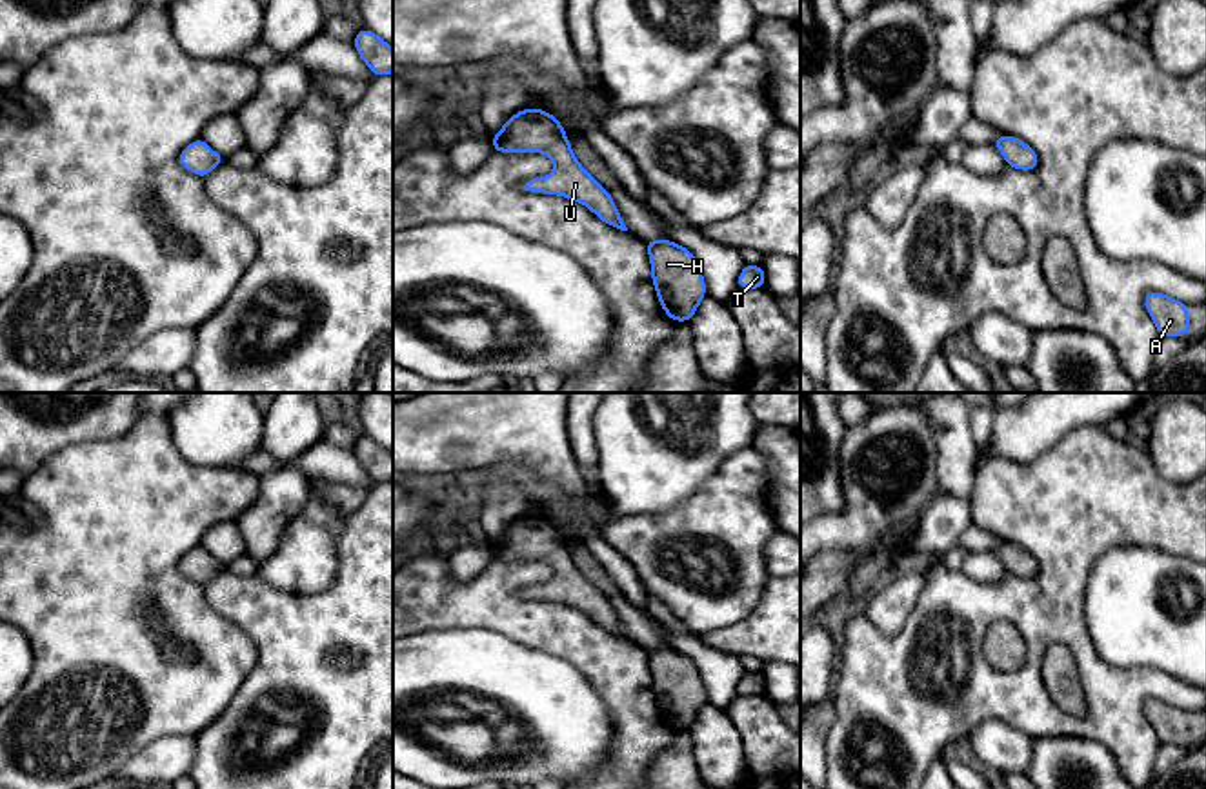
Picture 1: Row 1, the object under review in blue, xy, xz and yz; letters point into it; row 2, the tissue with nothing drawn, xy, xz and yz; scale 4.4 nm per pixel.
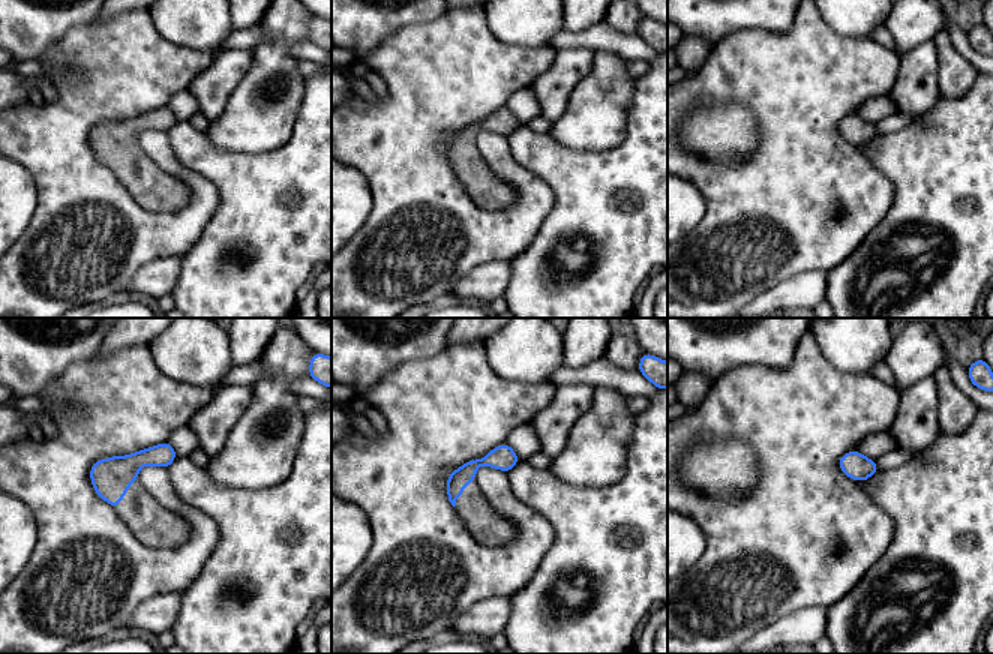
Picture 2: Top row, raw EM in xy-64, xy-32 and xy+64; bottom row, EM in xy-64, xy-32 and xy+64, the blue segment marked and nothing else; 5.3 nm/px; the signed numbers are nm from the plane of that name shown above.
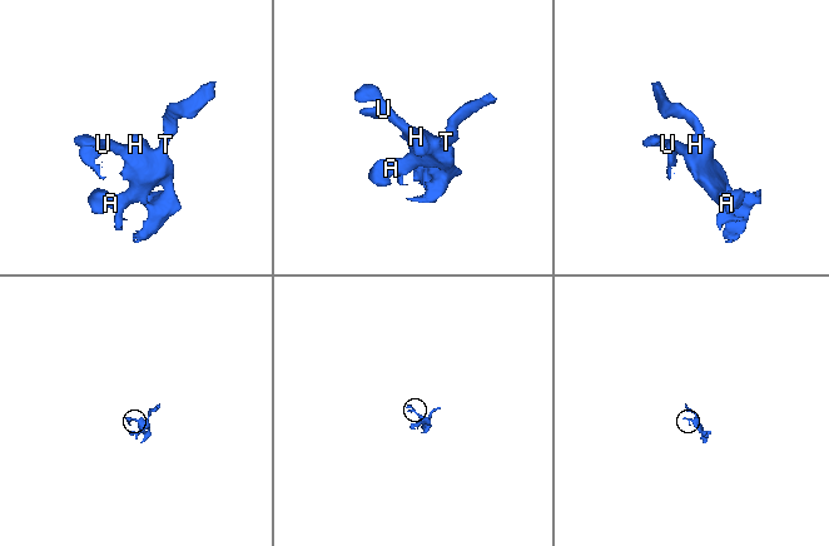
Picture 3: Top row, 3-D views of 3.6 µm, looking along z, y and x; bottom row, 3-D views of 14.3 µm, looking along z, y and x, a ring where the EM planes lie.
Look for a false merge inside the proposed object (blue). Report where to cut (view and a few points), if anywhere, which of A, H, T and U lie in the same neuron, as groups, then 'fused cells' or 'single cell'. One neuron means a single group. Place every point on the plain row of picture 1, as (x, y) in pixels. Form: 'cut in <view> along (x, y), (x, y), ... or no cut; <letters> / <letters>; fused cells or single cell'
no cut; A H T U; single cell

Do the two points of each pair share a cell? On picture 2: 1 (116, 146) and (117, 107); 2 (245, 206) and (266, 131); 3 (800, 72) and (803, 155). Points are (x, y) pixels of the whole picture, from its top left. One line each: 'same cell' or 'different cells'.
1: different cells
2: different cells
3: same cell

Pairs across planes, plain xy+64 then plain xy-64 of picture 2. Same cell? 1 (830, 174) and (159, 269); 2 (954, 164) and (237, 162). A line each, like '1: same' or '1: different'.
1: different
2: same

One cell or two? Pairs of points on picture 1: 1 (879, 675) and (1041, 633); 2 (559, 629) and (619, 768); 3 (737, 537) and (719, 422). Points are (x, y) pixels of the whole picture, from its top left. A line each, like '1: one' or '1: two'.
1: one
2: one
3: two

